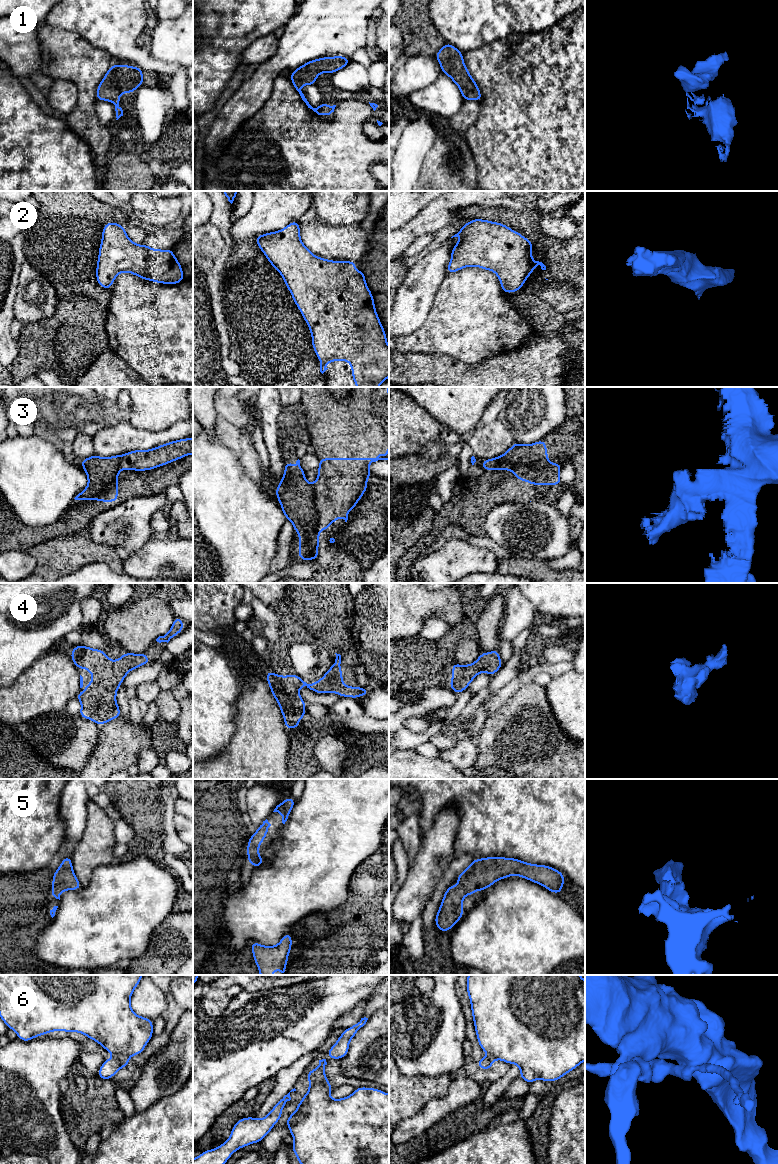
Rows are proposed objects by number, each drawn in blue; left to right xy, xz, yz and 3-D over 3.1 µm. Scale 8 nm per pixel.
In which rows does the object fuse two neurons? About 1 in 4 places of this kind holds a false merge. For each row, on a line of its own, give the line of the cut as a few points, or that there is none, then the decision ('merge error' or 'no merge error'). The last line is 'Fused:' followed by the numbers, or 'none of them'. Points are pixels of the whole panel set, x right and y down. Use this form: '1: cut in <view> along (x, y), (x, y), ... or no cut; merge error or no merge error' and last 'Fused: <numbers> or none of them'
1: no cut; no merge error
2: no cut; no merge error
3: cut in xz along (312, 484), (315, 490), (315, 507), (319, 515), (320, 529); merge error
4: no cut; no merge error
5: no cut; no merge error
6: cut in xz along (324, 1075), (318, 1075), (310, 1080); merge error
Fused: 3, 6

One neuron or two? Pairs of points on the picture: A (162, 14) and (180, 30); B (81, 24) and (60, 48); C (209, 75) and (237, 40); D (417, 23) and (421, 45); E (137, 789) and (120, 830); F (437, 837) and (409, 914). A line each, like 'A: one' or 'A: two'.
A: two
B: two
C: one
D: one
E: two
F: one

